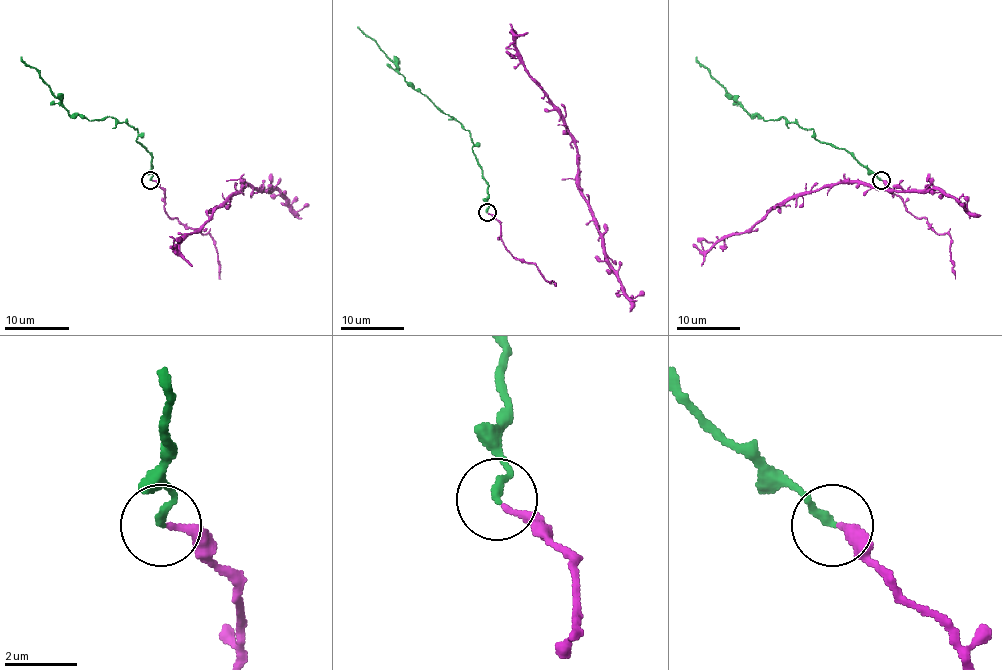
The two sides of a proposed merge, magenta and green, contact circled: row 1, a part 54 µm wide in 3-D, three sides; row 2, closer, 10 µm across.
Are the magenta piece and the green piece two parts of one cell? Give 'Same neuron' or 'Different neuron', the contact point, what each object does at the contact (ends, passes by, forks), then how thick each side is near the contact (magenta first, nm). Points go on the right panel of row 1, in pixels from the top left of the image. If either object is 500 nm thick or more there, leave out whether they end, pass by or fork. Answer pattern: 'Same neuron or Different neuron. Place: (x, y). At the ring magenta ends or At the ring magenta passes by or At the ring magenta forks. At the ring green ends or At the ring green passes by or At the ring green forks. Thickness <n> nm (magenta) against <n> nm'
Same neuron. Place: (881, 180). At the ring magenta ends. At the ring green ends. Thickness 190 nm (magenta) against 240 nm

